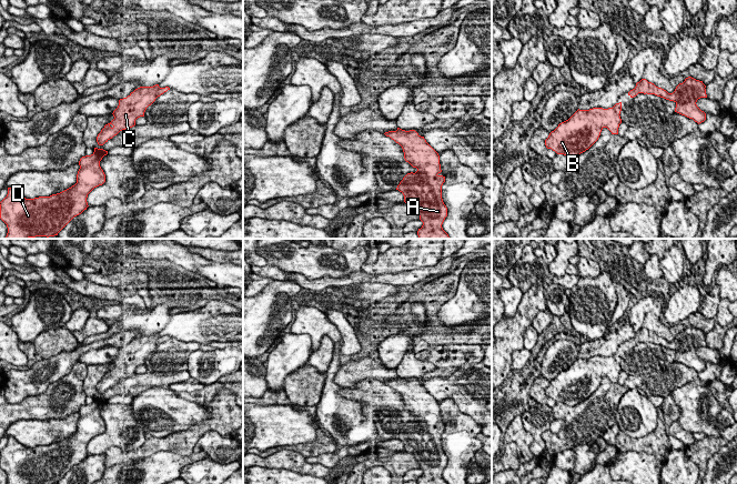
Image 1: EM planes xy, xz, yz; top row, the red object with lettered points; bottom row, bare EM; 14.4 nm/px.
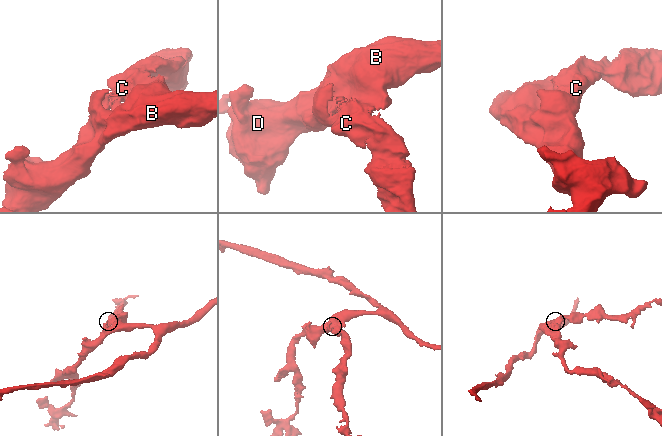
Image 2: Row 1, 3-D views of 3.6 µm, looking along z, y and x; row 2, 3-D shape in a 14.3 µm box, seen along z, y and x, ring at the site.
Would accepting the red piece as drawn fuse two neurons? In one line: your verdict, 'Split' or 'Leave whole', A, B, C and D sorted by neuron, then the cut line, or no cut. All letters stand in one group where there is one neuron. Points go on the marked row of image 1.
Leave whole. Groups: A B C D. No split

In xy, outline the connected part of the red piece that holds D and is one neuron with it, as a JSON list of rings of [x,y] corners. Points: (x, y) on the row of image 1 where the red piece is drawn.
[[[94,148],[91,155],[82,157],[79,161],[80,169],[77,183],[71,188],[50,196],[26,199],[14,189],[8,188],[7,196],[0,202],[0,219],[7,224],[8,233],[4,239],[29,239],[36,236],[54,236],[77,215],[87,210],[88,194],[105,182],[105,174],[100,167],[100,161],[108,151]]]

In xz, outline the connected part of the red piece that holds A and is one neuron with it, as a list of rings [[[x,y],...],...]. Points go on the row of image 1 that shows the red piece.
[[[397,128],[384,134],[402,147],[405,161],[417,169],[415,173],[407,173],[396,190],[403,193],[405,203],[415,208],[423,222],[418,239],[450,239],[442,228],[447,208],[442,199],[445,177],[440,174],[438,153],[415,130]]]

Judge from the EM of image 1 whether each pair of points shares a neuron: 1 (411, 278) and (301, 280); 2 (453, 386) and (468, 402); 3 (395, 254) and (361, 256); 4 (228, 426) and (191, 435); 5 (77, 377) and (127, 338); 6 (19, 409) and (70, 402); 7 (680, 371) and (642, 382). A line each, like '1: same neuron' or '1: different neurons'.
1: same neuron
2: same neuron
3: different neurons
4: same neuron
5: different neurons
6: same neuron
7: same neuron

